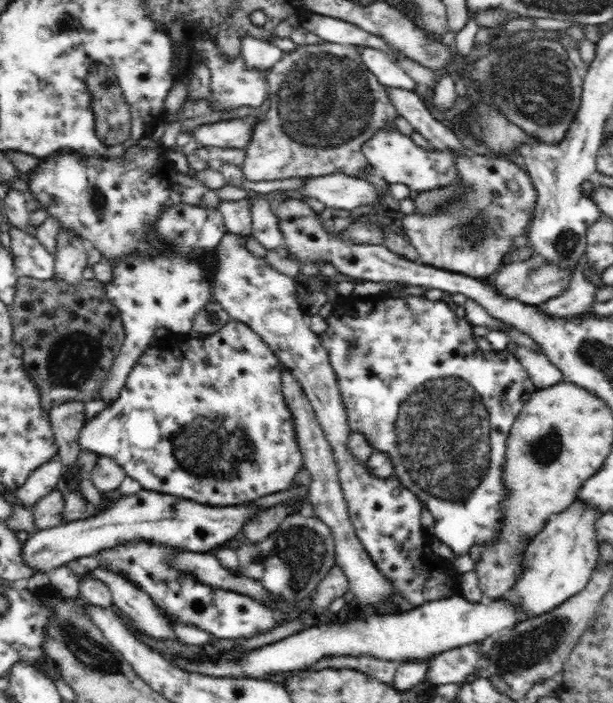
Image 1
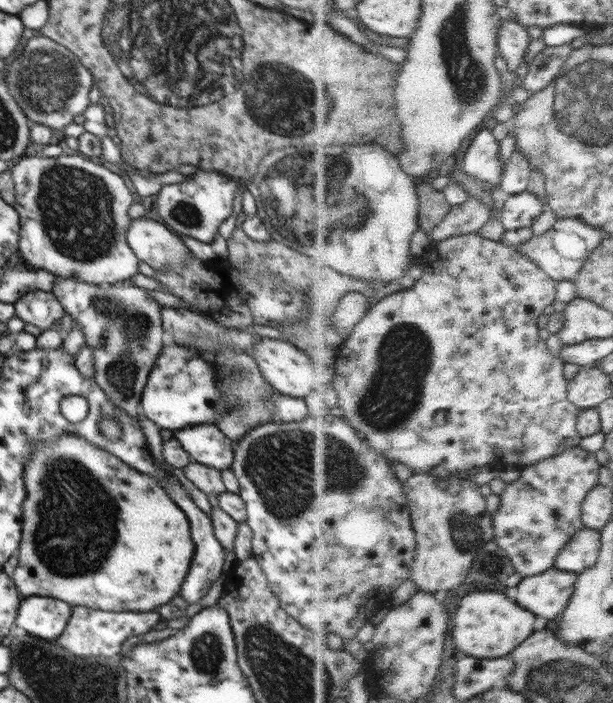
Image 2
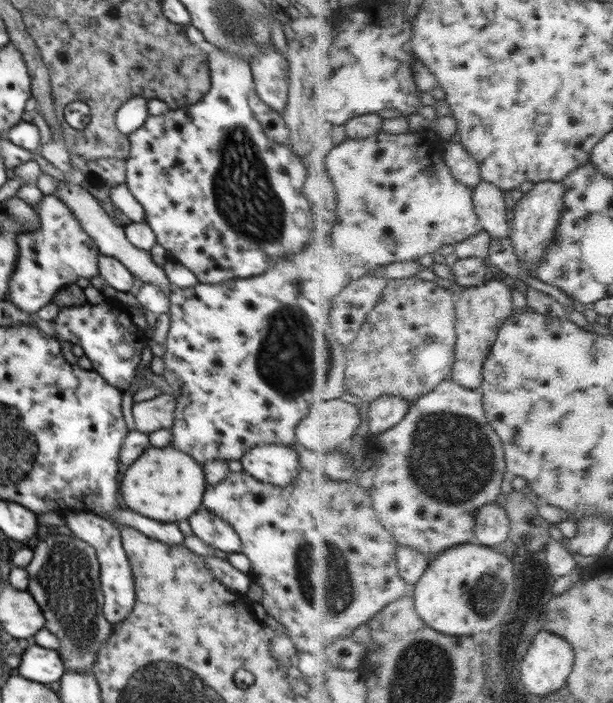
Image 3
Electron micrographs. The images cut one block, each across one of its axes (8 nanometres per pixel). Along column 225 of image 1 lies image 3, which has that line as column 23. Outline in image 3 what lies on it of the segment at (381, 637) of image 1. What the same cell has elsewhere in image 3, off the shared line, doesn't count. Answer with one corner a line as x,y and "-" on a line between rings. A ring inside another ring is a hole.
29,644
21,656
15,673
40,684
49,685
60,681
66,672
58,651

